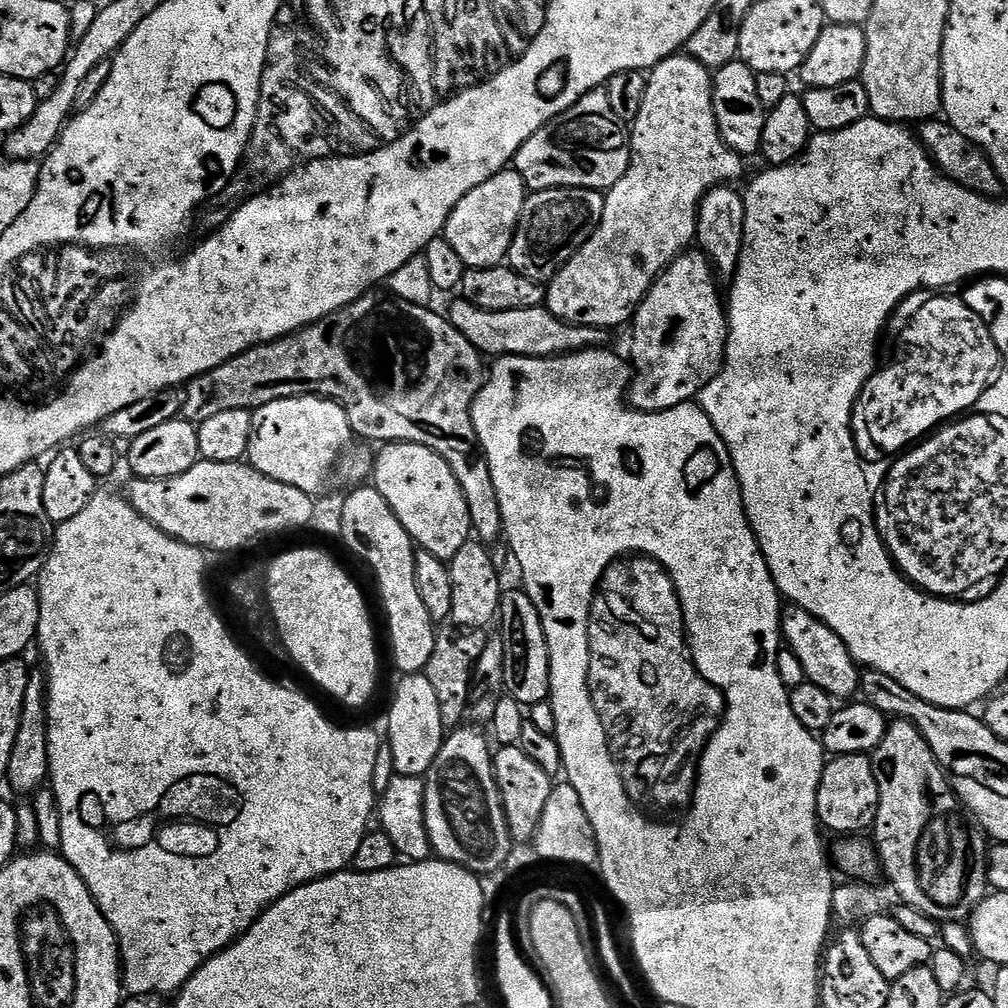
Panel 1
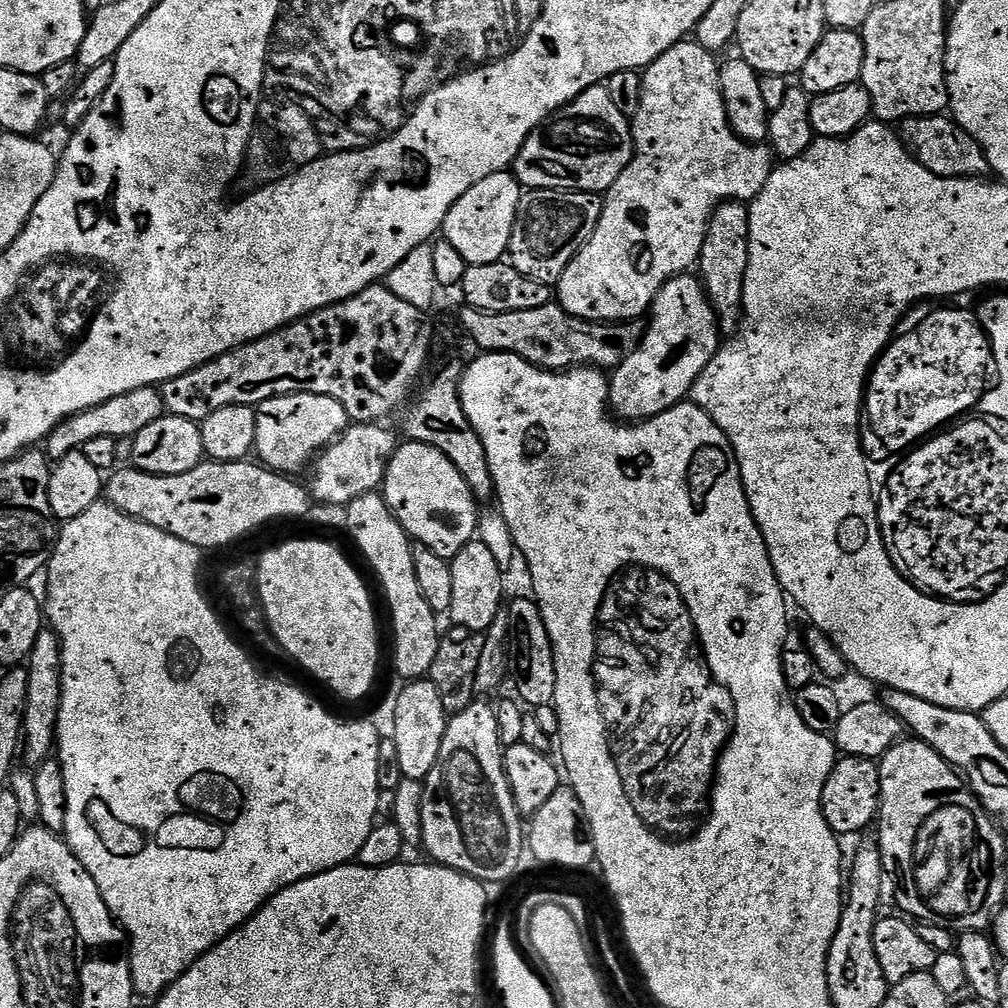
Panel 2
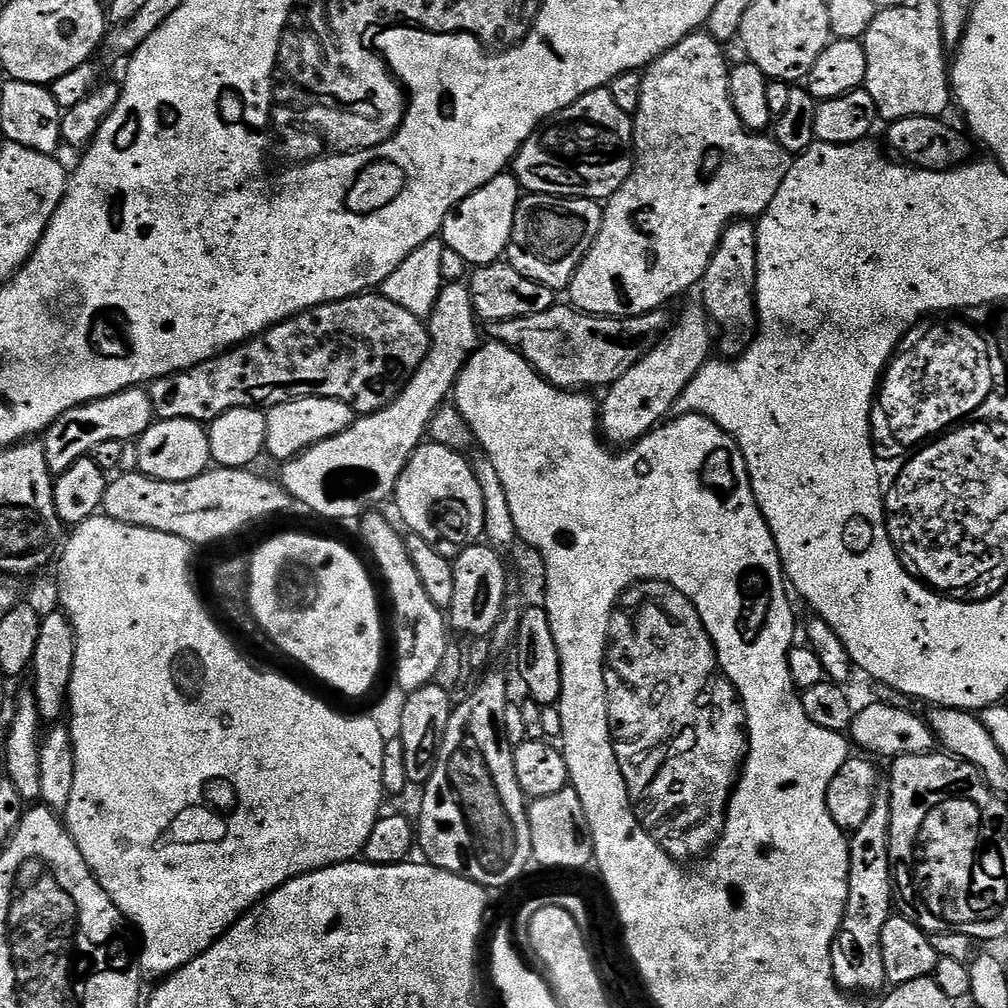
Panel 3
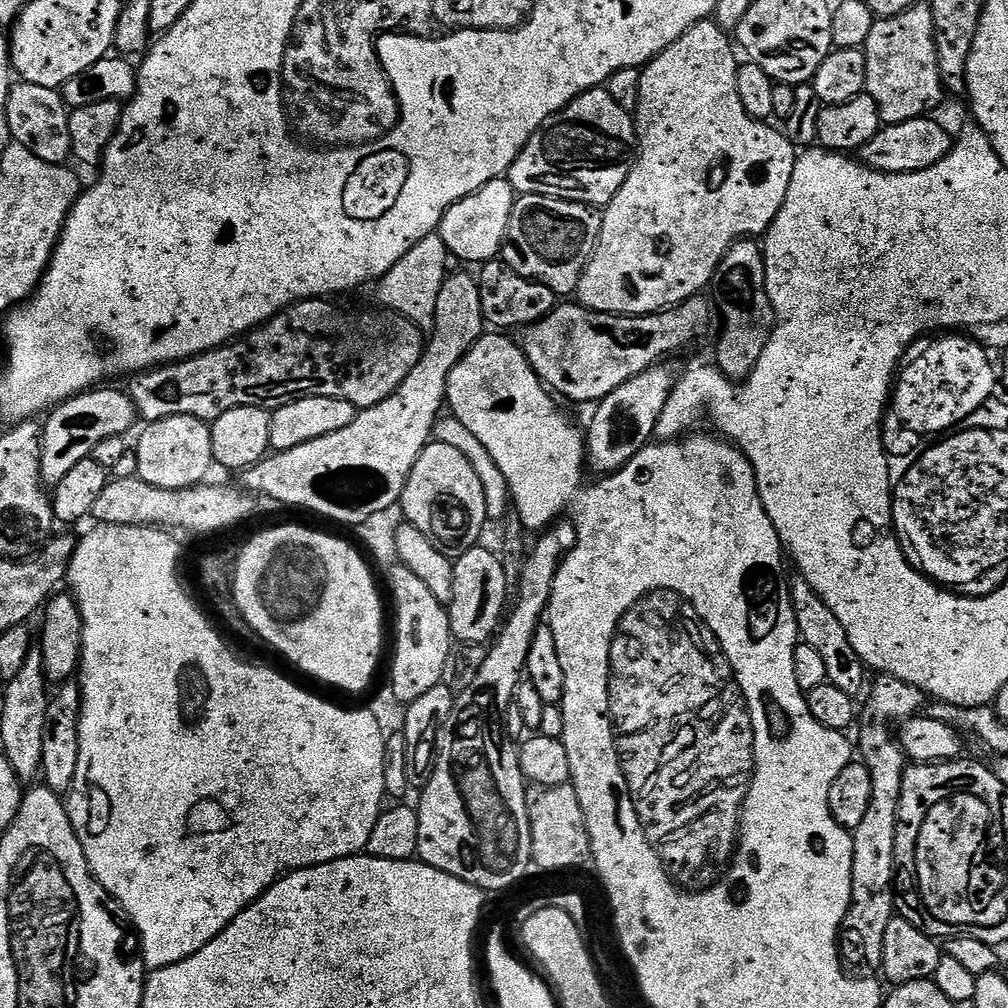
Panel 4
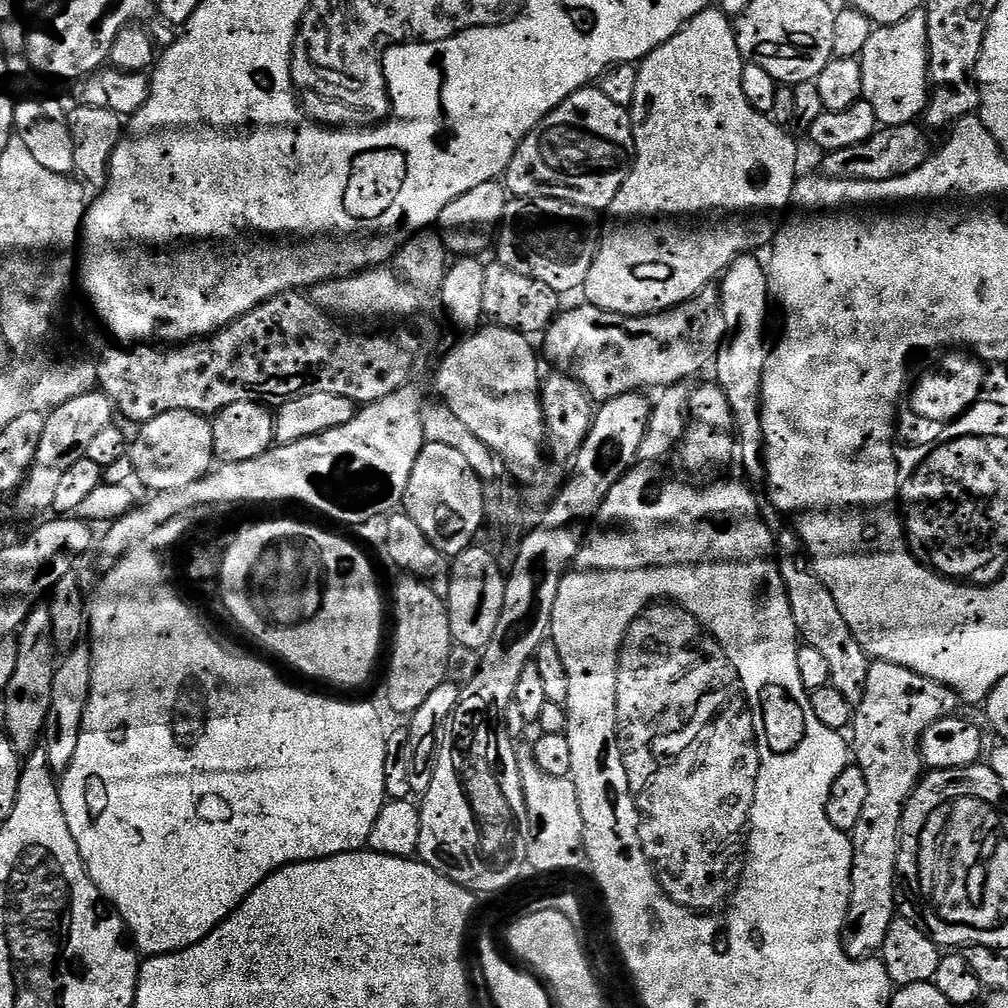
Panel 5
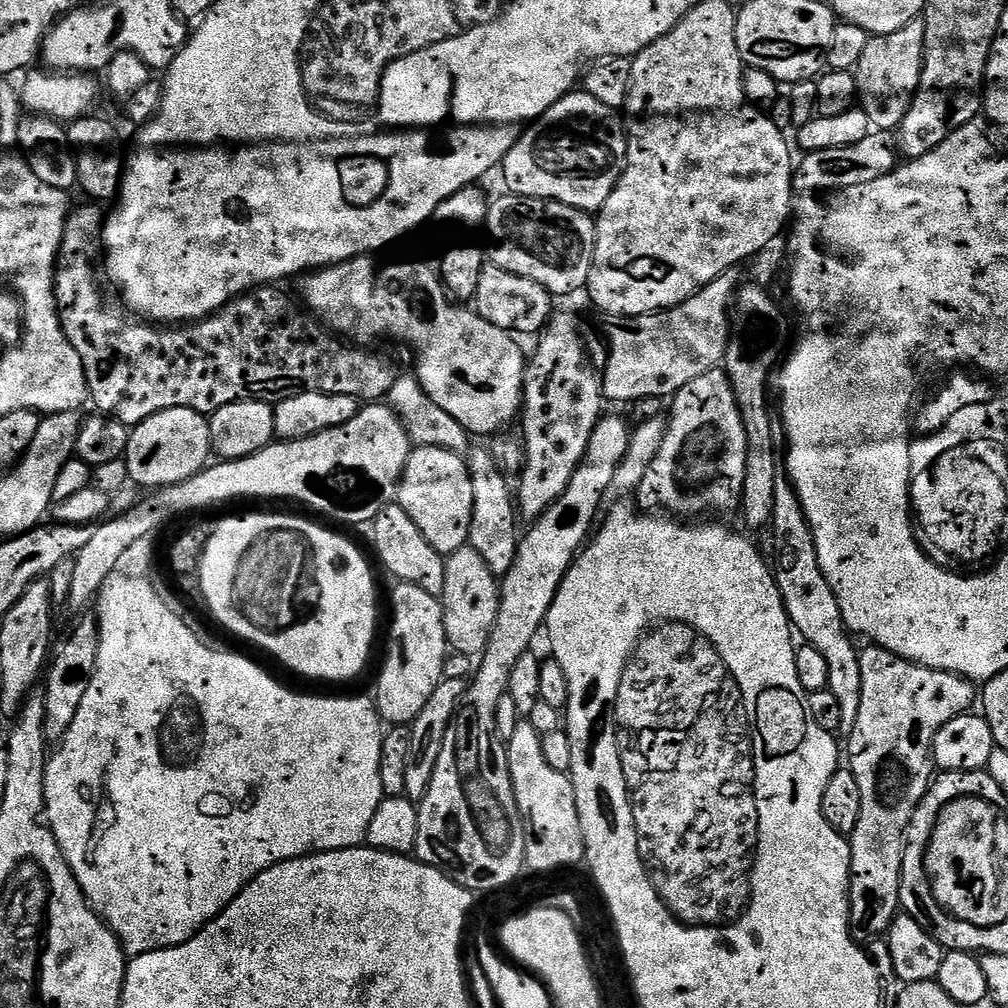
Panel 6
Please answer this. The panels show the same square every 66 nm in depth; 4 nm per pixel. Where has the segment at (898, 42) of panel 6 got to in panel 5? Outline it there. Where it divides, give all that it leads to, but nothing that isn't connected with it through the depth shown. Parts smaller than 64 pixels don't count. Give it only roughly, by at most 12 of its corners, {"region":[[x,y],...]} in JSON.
{"region":[[927,11],[873,27],[862,98],[877,125],[925,115]]}

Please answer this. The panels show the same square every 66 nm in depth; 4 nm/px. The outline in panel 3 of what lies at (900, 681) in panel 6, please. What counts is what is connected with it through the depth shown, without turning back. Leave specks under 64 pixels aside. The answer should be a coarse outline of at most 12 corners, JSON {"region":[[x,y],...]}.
{"region":[[890,802],[851,833],[848,901],[832,943],[836,985],[885,987],[894,912]]}

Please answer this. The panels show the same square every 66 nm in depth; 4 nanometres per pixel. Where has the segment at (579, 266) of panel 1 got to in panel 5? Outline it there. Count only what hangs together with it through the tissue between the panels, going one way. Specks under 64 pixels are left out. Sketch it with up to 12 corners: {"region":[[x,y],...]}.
{"region":[[733,21],[639,61],[587,303],[648,316],[767,249],[800,152]]}

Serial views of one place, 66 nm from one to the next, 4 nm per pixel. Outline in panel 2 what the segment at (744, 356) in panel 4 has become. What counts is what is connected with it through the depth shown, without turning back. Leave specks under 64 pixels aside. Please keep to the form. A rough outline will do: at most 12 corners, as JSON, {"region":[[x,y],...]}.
{"region":[[722,202],[698,275],[725,337],[737,335],[750,262],[748,204]]}

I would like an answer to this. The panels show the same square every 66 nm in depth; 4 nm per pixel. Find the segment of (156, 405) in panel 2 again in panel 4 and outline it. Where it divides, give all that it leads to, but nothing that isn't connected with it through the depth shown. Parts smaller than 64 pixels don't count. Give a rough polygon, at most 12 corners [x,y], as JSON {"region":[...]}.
{"region":[[97,386],[43,421],[42,470],[55,486],[106,438],[138,424],[127,391]]}

